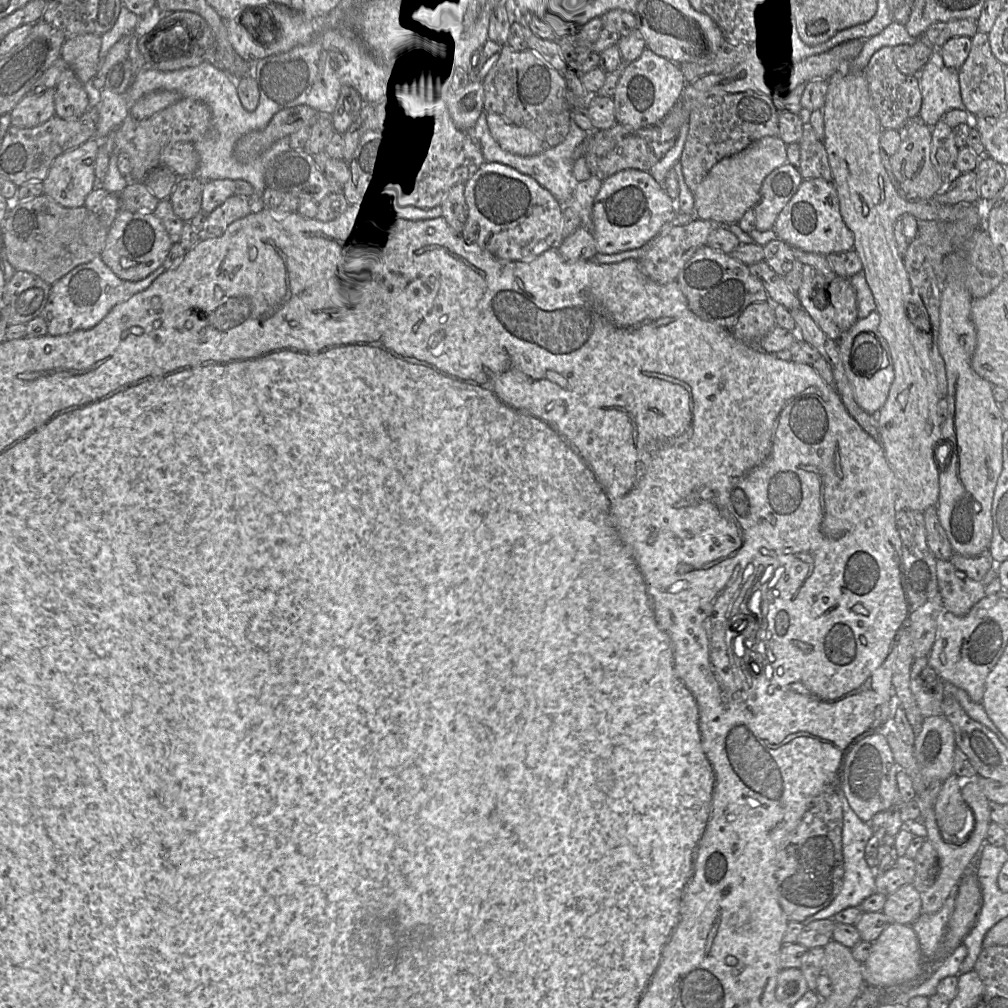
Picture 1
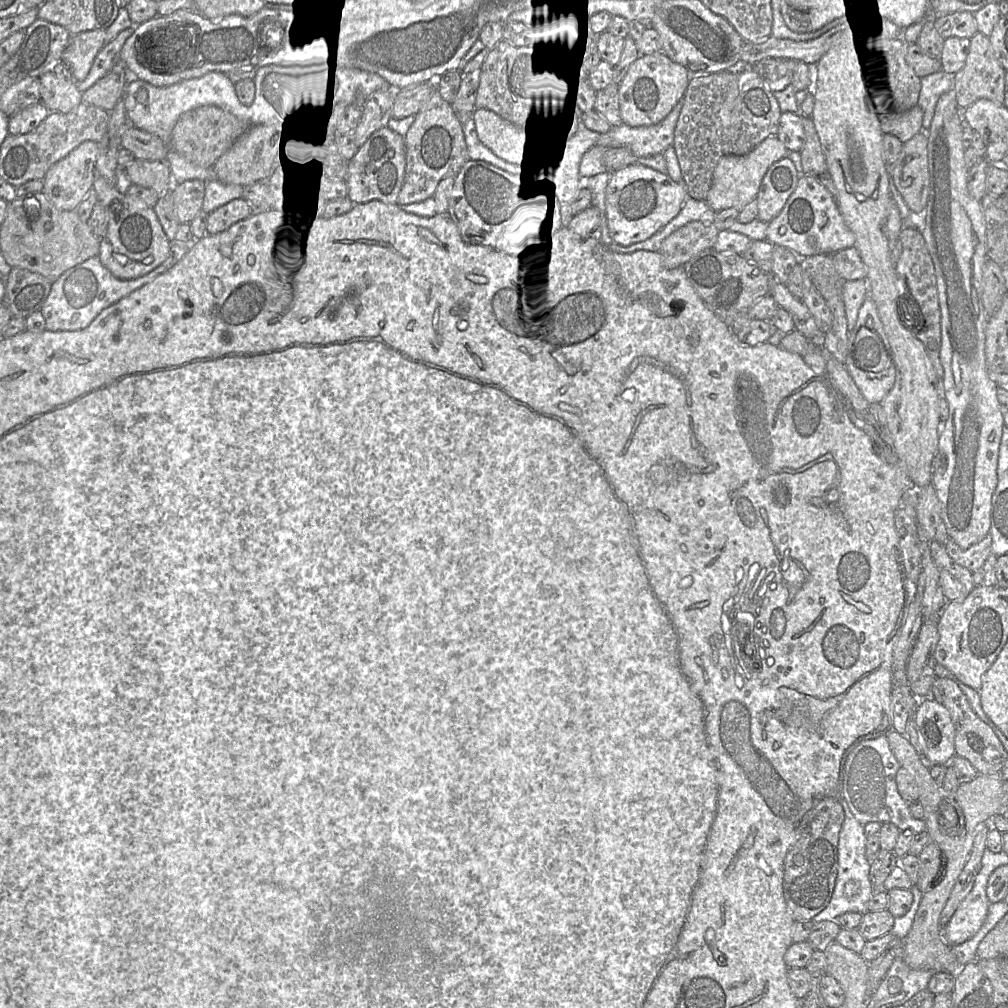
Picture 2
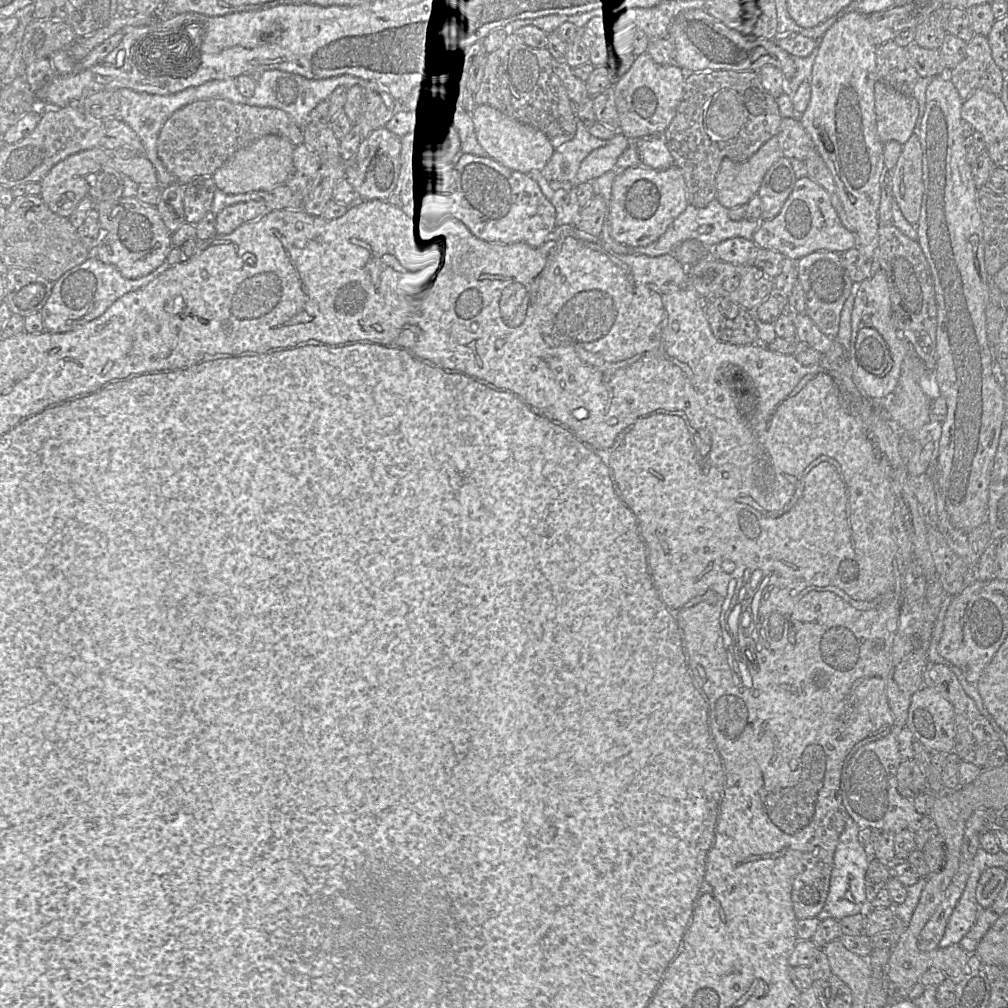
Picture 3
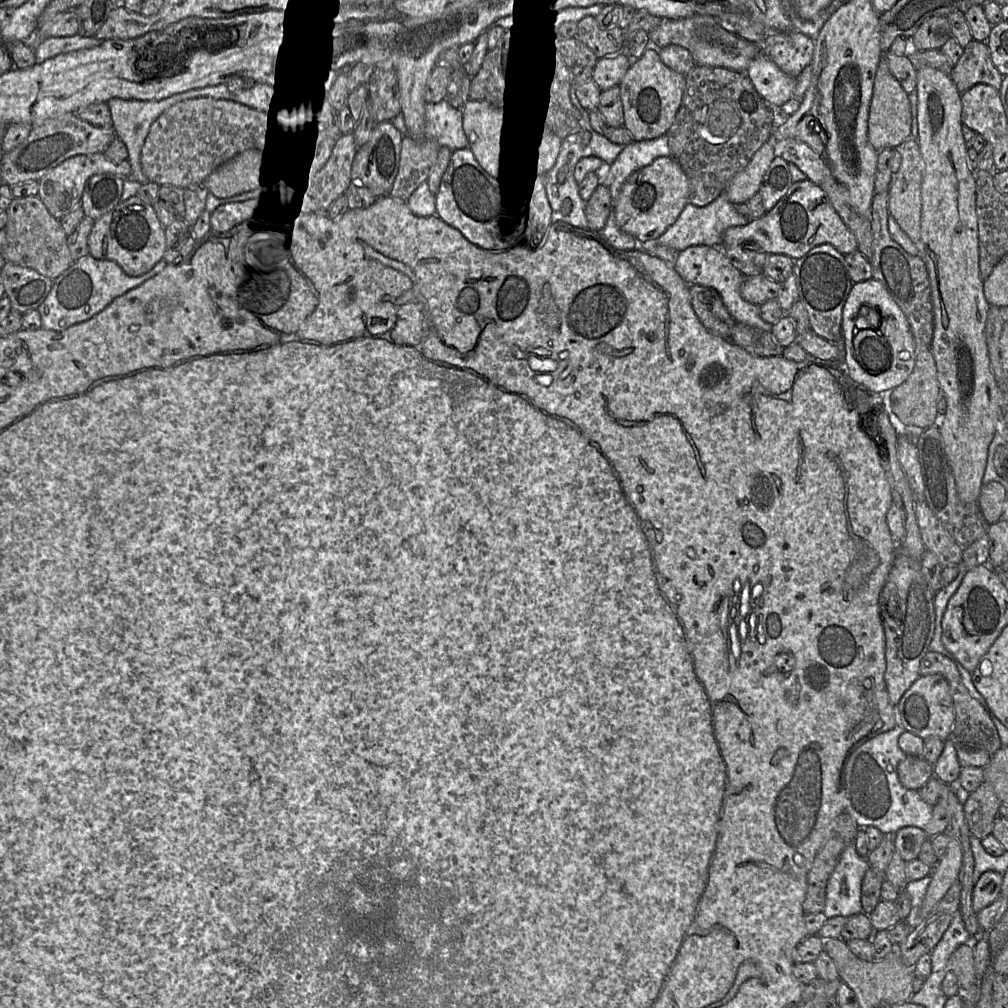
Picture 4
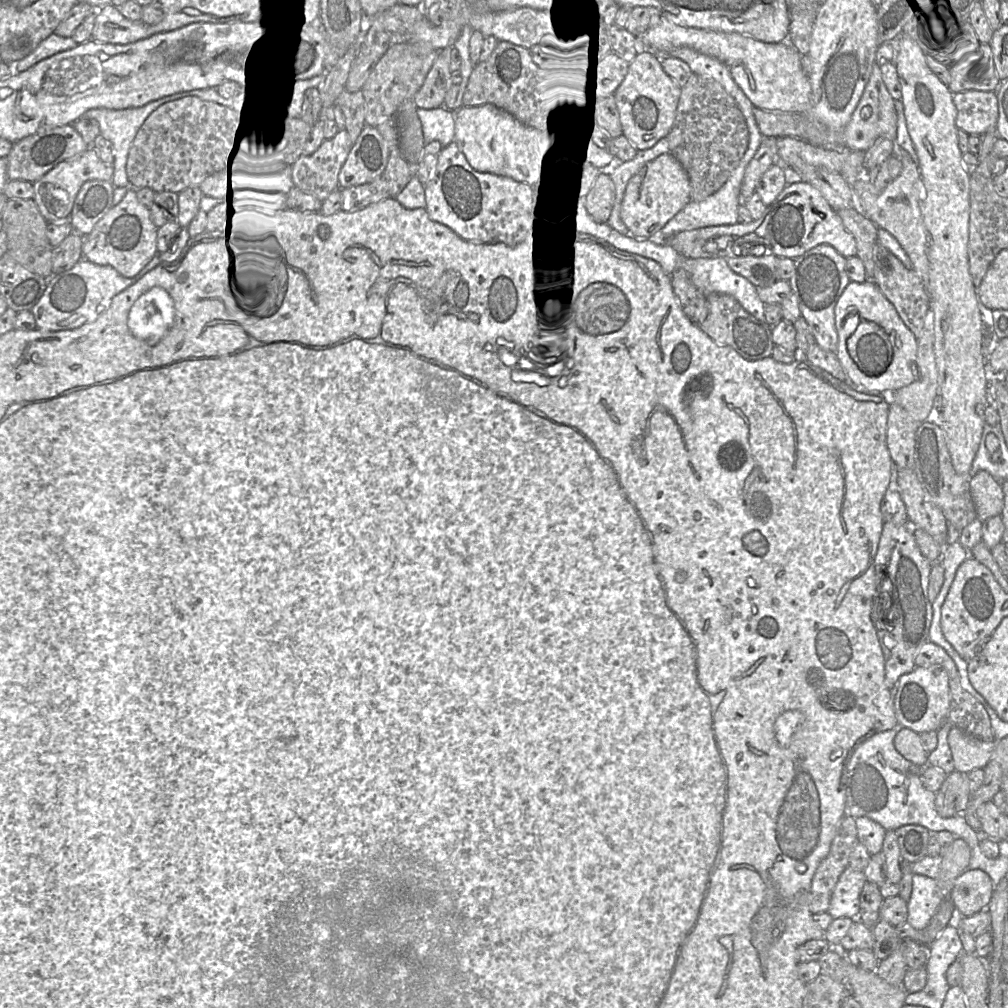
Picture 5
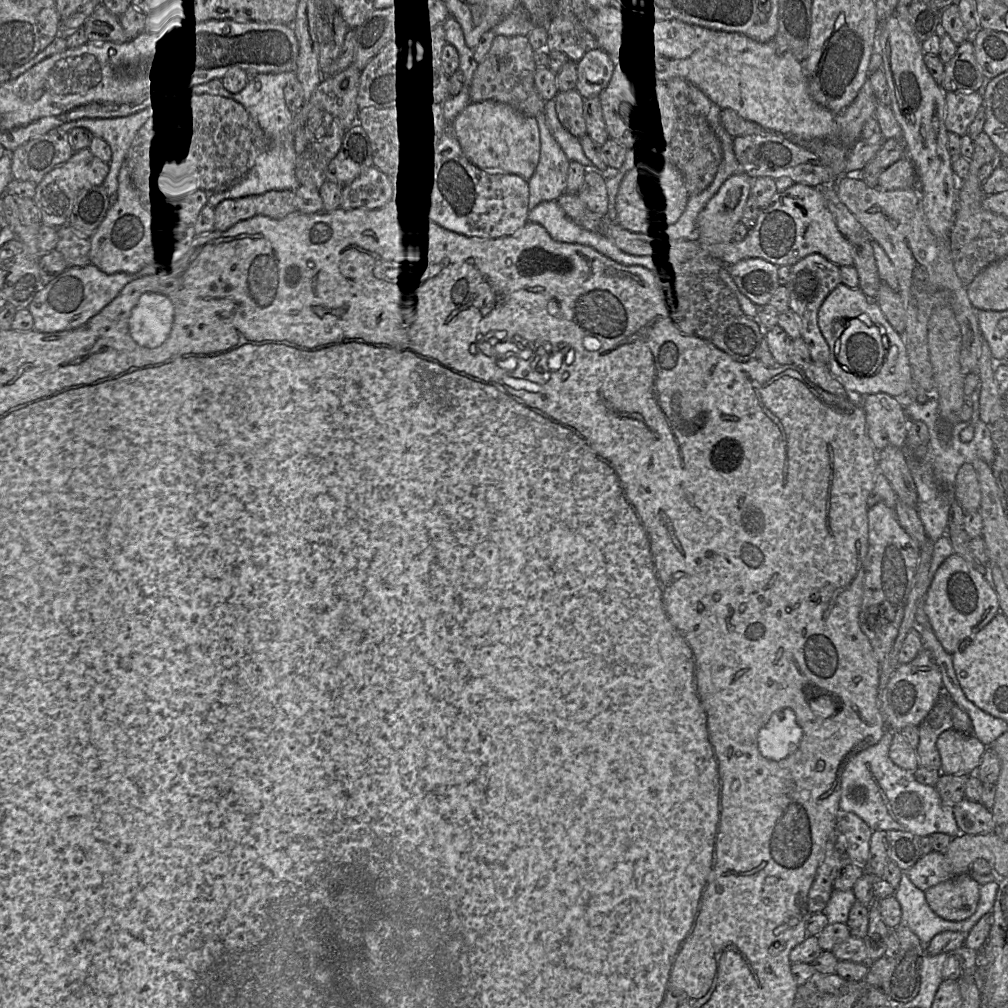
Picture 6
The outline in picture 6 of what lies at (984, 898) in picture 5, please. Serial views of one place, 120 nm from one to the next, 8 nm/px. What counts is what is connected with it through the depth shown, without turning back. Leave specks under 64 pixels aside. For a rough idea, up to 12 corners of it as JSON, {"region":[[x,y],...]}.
{"region":[[968,873],[925,891],[950,921],[977,910],[981,885]]}

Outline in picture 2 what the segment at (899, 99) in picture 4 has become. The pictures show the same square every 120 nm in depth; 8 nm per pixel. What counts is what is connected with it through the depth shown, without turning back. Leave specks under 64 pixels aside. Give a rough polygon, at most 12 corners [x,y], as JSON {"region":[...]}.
{"region":[[881,107],[883,133],[902,143],[922,129],[923,110]]}

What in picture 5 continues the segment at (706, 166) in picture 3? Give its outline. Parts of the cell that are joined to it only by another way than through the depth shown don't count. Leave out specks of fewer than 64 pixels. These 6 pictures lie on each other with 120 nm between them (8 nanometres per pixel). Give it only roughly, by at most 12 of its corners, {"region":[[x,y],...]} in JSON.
{"region":[[692,73],[666,138],[691,200],[718,191],[749,144],[743,113]]}

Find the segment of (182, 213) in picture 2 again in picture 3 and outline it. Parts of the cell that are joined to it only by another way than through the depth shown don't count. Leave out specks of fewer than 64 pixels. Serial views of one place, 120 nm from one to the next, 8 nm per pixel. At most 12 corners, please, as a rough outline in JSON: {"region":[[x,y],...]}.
{"region":[[211,176],[183,185],[185,222],[196,225],[210,211]]}

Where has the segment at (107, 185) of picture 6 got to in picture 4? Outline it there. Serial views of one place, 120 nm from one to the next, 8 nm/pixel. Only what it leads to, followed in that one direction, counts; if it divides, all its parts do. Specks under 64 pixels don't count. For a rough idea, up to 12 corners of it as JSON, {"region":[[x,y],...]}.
{"region":[[226,84],[159,101],[107,101],[112,128],[128,151],[129,178],[147,182],[141,149],[152,123],[174,104],[199,97],[230,99]]}

